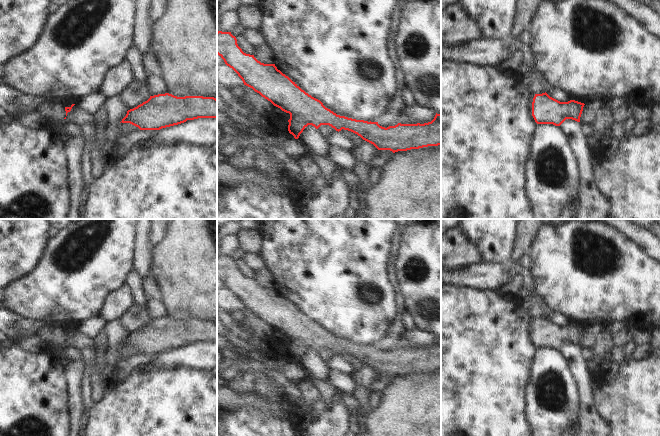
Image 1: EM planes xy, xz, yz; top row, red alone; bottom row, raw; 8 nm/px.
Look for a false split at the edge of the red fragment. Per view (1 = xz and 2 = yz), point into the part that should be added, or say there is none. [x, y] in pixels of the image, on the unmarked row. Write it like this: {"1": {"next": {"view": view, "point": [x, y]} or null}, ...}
{"1": {"next": null}, "2": {"next": null}}

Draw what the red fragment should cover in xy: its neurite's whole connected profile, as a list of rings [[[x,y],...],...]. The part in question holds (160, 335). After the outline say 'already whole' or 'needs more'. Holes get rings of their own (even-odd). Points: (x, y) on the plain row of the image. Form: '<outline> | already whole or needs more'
[[[169,317],[150,320],[150,322],[127,335],[122,347],[130,347],[140,354],[160,354],[198,342],[217,342],[217,323],[214,321],[177,321]]] | already whole

